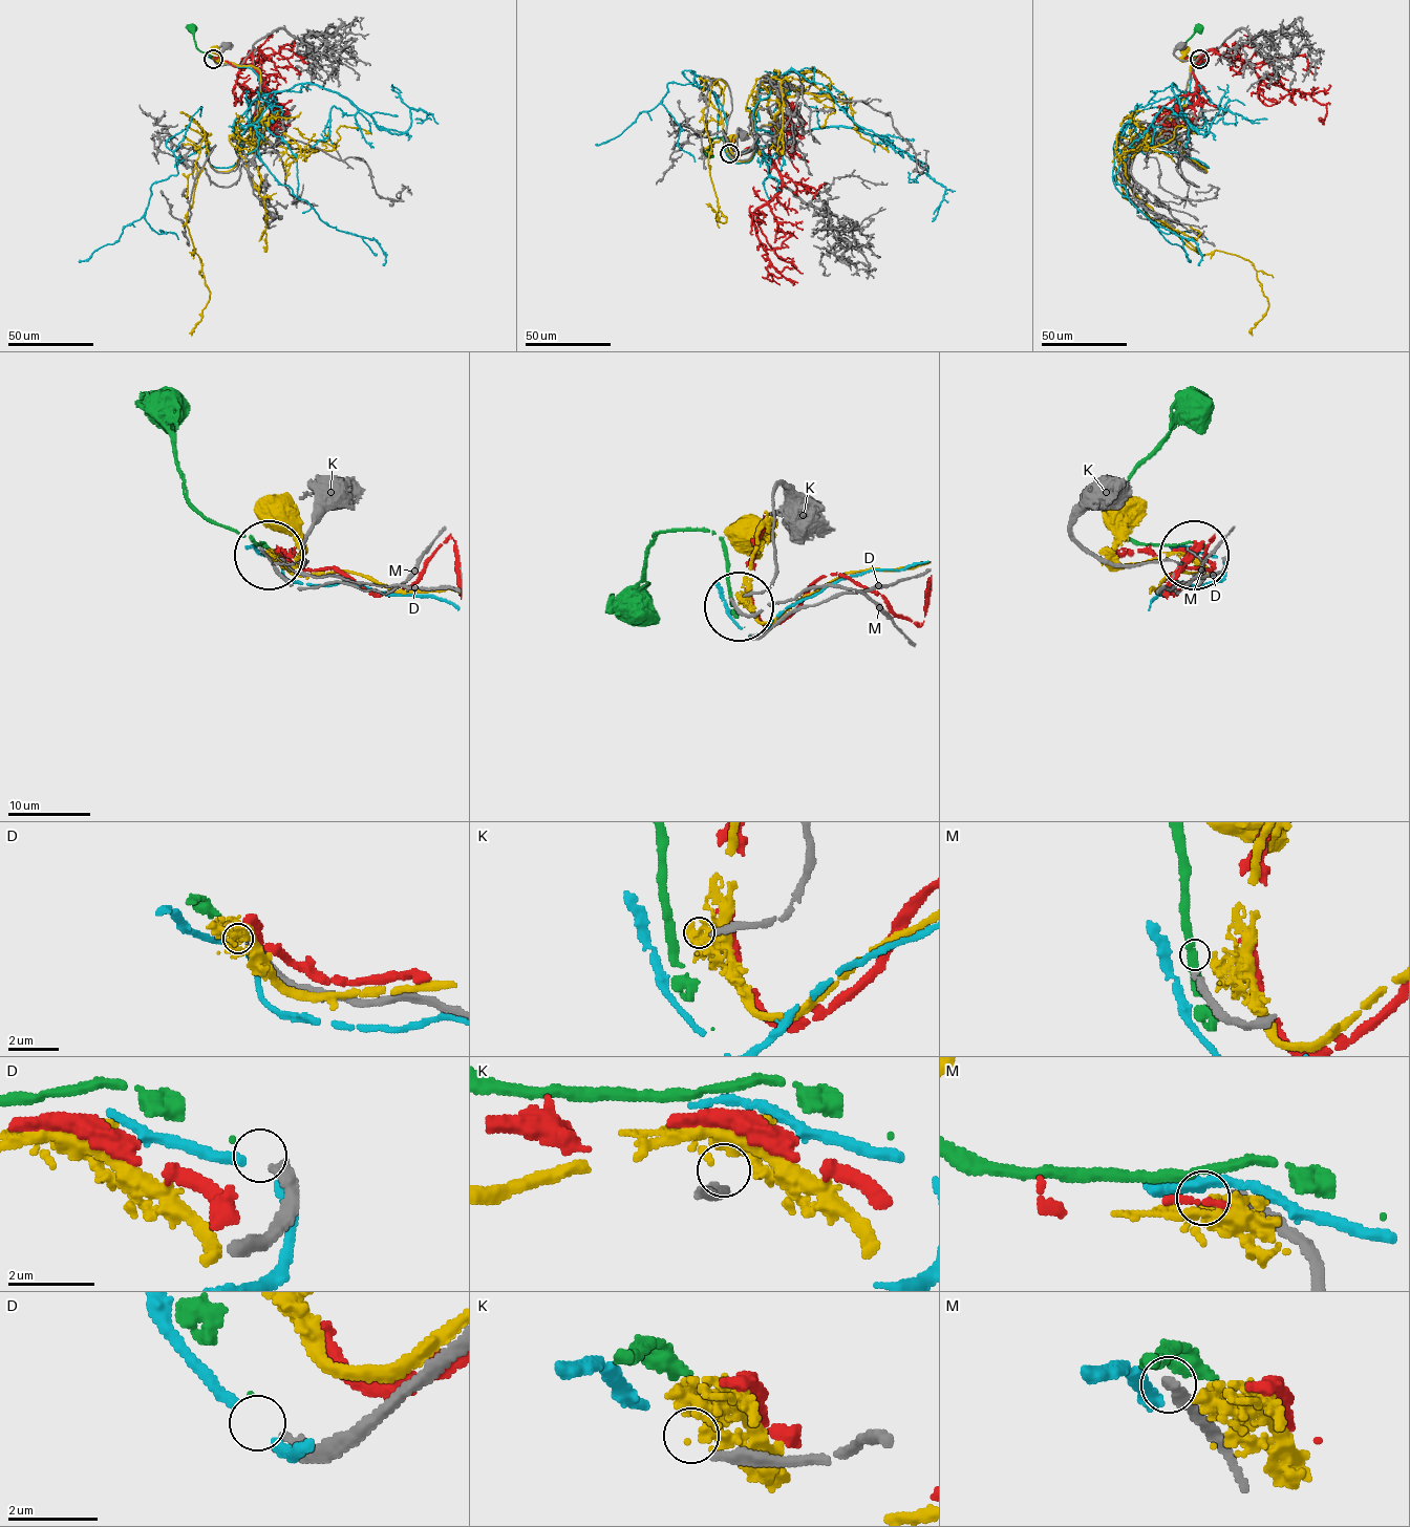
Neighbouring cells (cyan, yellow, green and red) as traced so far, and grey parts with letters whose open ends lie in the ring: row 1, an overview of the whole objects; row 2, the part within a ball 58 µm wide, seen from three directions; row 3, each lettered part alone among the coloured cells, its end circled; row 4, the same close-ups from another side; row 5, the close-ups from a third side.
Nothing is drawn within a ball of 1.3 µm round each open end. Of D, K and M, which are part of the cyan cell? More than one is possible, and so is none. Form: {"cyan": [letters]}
{"cyan": []}

